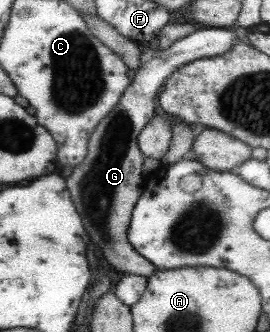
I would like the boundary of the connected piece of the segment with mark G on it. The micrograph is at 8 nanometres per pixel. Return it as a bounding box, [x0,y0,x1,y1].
[65,28,244,278]

